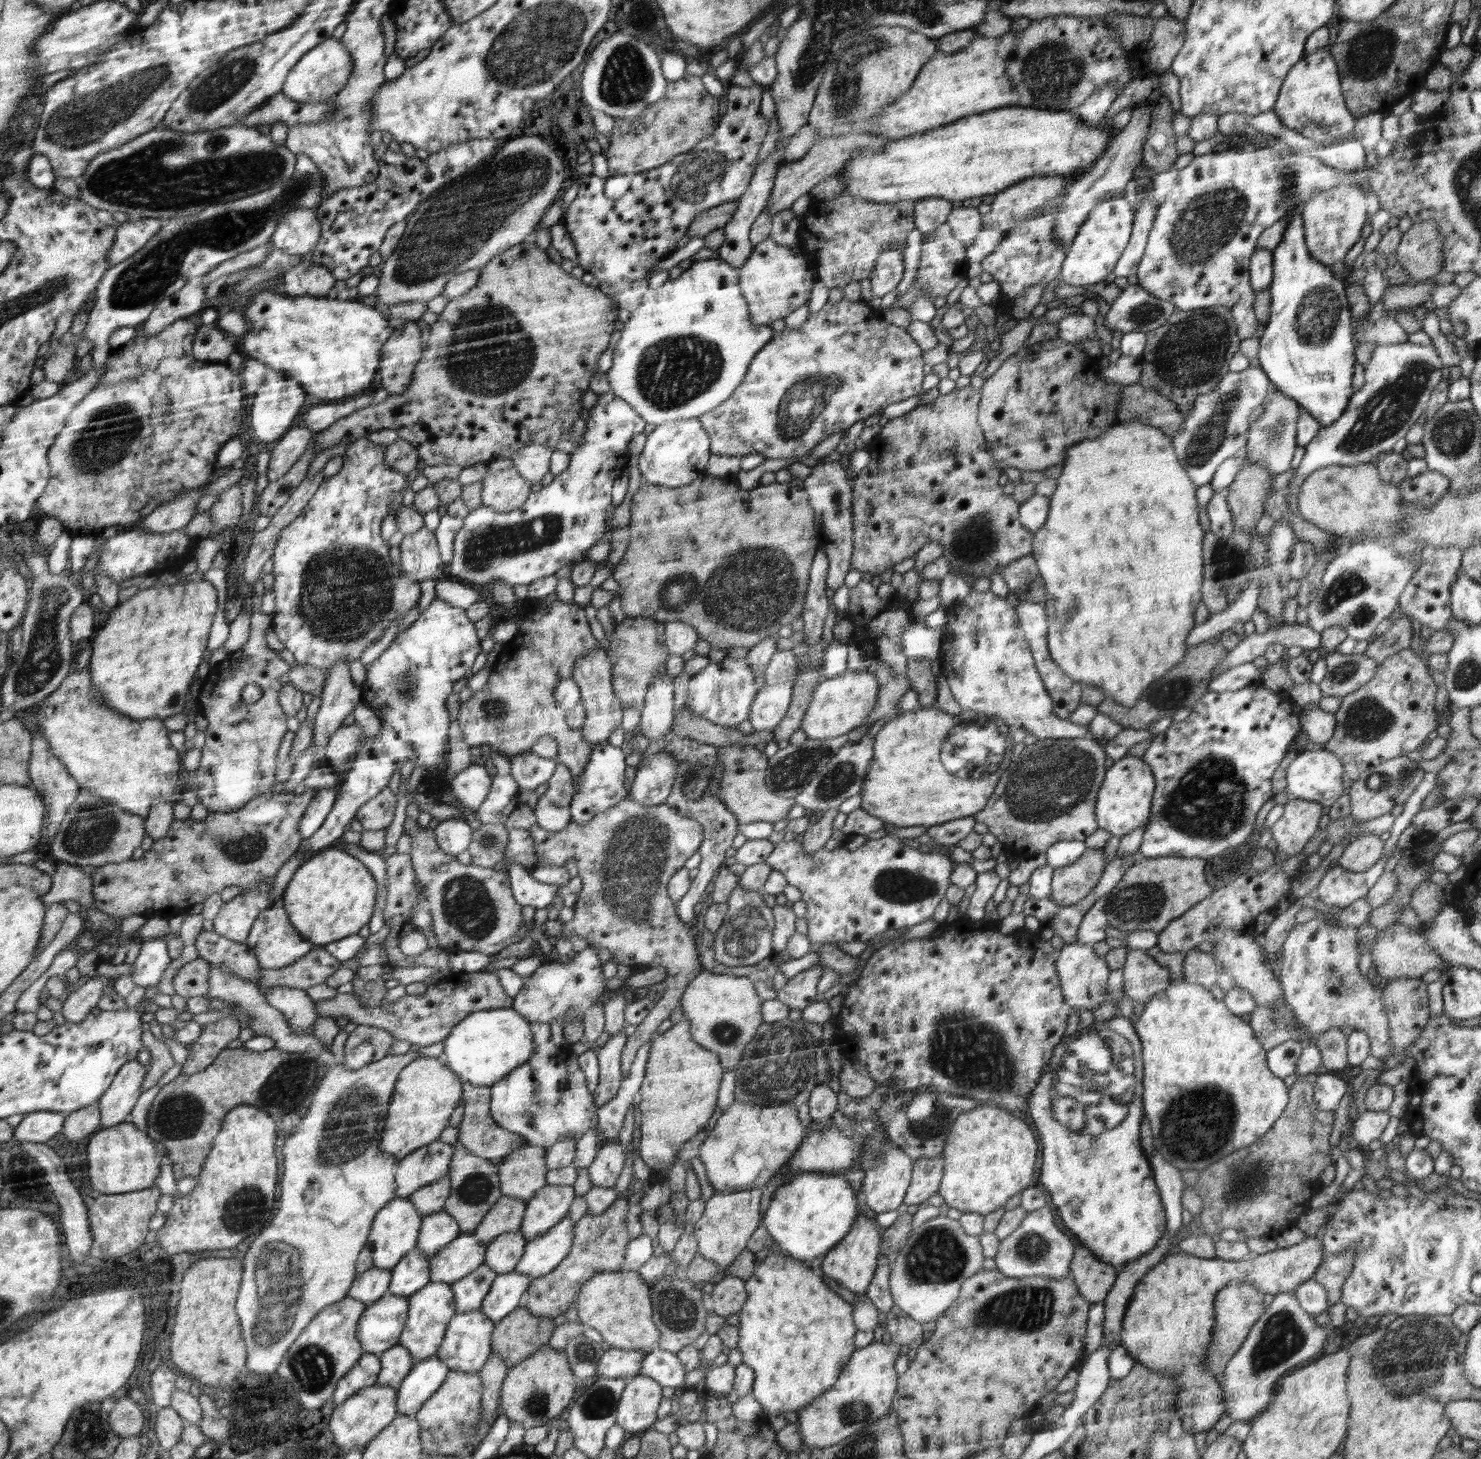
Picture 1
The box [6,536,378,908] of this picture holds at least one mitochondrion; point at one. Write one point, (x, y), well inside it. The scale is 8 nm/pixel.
(43, 660)

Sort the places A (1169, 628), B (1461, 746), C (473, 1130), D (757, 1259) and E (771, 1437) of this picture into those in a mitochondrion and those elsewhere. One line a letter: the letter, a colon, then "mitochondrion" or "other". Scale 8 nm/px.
A: other
B: other
C: other
D: other
E: other

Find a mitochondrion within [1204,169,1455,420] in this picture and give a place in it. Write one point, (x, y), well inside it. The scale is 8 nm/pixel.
(1317, 312)

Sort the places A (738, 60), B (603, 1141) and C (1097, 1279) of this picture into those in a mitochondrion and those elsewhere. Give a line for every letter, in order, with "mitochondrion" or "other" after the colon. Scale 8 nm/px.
A: other
B: other
C: other

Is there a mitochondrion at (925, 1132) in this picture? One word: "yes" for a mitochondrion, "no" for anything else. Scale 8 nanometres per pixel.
yes

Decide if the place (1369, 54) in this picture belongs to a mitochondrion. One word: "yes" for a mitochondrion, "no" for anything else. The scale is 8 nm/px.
yes

